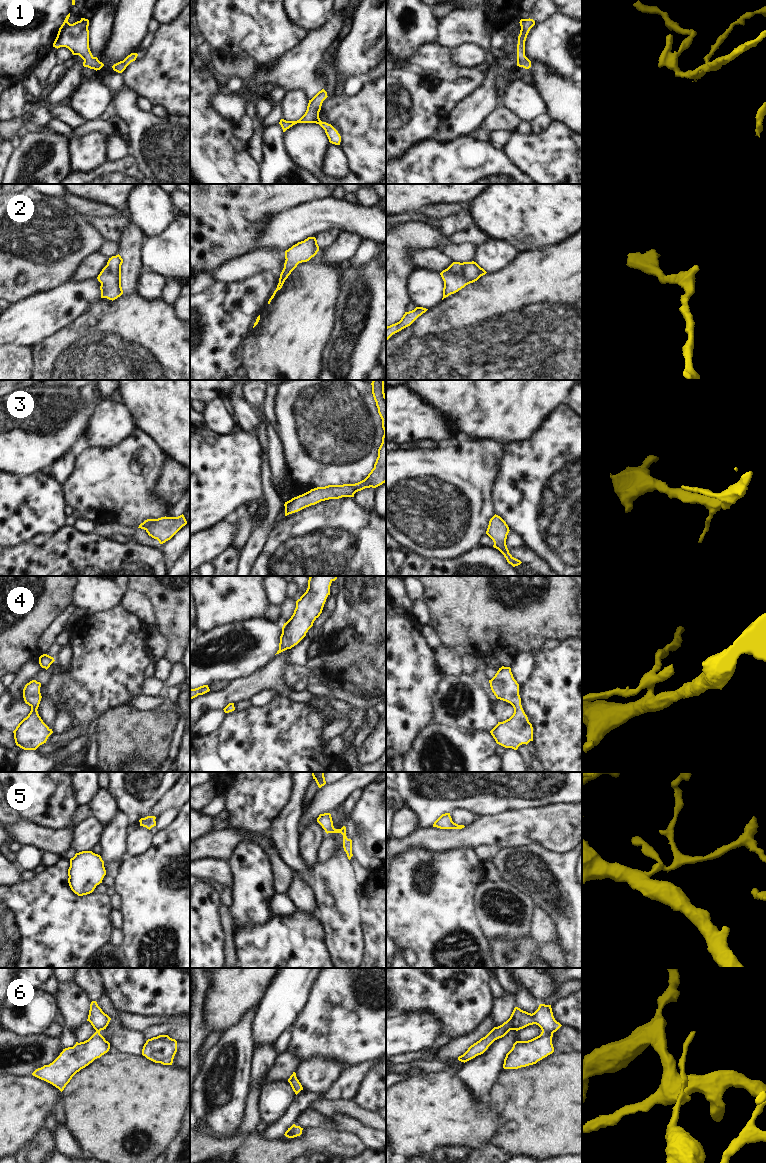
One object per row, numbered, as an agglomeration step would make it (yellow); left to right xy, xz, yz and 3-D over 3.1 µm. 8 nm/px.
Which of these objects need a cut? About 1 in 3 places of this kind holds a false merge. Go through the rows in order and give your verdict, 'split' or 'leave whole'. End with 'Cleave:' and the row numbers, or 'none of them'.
1: leave whole
2: leave whole
3: leave whole
4: leave whole
5: leave whole
6: split
Cleave: 6

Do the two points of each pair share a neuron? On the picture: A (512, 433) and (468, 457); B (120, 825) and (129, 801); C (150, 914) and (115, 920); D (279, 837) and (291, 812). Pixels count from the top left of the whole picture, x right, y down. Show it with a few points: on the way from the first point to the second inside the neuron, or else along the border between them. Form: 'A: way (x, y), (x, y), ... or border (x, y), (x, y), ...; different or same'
A: border (473, 438), (494, 439), (503, 445); different
B: border (118, 809), (131, 817); different
C: border (119, 909), (121, 912), (120, 927); different
D: way (284, 831), (288, 818); same

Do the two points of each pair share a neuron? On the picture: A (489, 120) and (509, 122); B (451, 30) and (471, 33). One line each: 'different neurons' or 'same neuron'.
A: same neuron
B: same neuron

